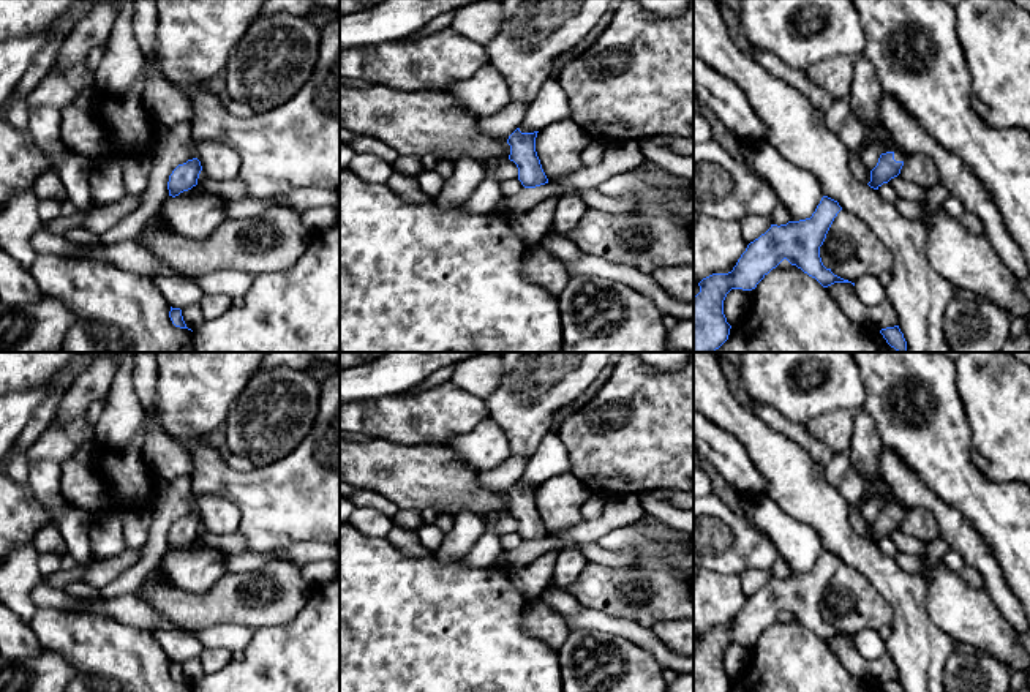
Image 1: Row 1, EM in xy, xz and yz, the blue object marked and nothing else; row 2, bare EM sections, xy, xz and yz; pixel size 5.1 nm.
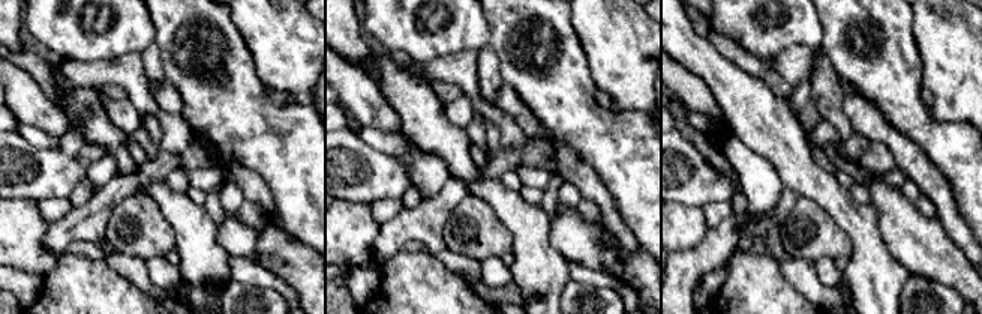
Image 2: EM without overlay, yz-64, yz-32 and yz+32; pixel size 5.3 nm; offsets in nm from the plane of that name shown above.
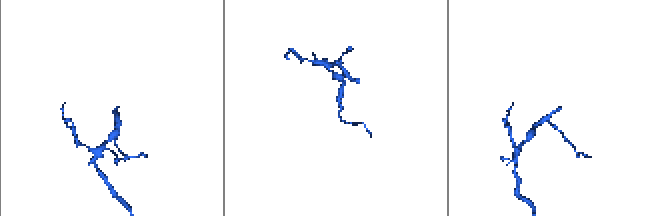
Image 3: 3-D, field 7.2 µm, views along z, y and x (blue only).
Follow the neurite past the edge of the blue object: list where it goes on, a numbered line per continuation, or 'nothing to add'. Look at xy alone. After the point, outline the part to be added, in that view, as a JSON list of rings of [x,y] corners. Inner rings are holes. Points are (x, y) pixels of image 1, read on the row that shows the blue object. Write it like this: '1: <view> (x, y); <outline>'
nothing to add

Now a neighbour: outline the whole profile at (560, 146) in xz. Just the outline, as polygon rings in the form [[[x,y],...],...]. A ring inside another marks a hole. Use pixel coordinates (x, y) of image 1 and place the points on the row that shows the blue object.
[[[572,118],[539,130],[536,152],[548,182],[583,169],[581,153],[591,142],[591,136]]]

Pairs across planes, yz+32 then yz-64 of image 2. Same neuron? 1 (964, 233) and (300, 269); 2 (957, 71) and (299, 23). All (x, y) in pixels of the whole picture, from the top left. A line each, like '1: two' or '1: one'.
1: one
2: one

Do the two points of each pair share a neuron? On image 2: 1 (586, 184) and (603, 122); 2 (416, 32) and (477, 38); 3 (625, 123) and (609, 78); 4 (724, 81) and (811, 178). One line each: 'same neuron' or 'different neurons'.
1: different neurons
2: same neuron
3: different neurons
4: same neuron

